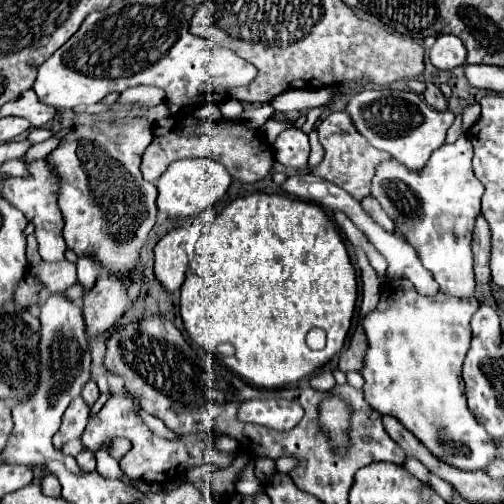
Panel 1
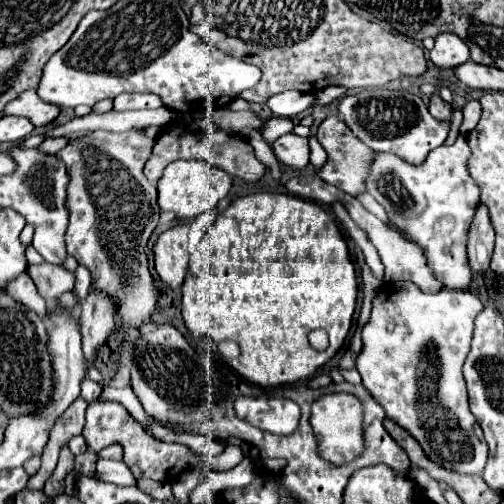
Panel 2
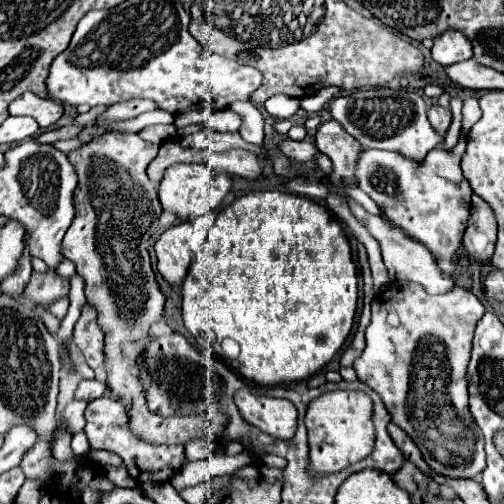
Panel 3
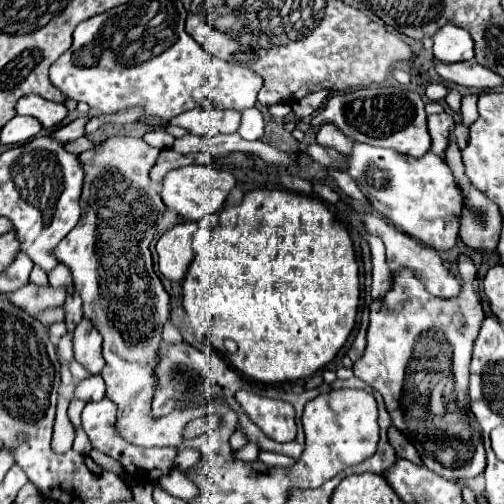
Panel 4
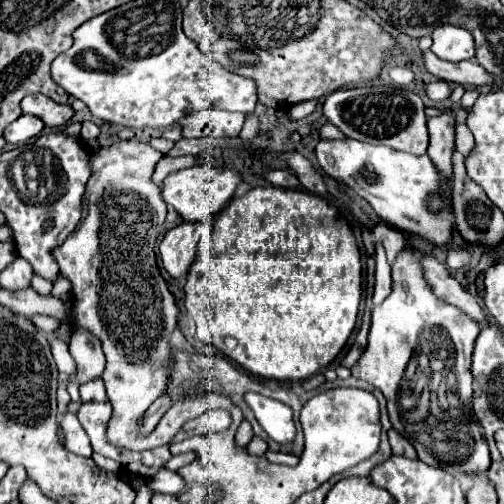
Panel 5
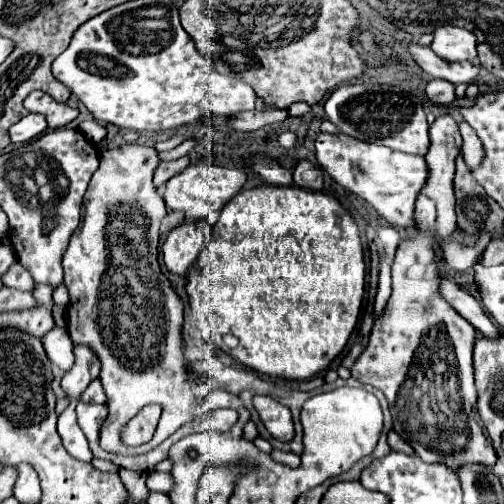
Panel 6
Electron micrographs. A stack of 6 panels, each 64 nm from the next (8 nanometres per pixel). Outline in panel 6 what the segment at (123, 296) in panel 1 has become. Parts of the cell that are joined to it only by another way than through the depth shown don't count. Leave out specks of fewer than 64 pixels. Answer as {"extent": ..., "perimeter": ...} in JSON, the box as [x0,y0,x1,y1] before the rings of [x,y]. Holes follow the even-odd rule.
{"extent":[60,346,100,400],"perimeter":[[[74,346],[74,354],[76,362],[60,382],[68,400],[78,400],[84,388],[88,388],[88,384],[100,374],[100,360],[96,360],[94,352],[88,352],[84,346]]]}

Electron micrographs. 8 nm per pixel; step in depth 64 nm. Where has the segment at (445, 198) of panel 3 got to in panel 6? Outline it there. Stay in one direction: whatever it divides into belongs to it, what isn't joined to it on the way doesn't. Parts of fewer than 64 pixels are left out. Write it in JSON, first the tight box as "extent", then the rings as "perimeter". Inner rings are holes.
{"extent":[316,132,428,228],"perimeter":[[[320,132],[316,138],[316,158],[322,168],[346,190],[364,198],[376,212],[396,228],[414,228],[414,202],[428,178],[424,158],[394,152],[386,146],[356,140],[344,134]]]}

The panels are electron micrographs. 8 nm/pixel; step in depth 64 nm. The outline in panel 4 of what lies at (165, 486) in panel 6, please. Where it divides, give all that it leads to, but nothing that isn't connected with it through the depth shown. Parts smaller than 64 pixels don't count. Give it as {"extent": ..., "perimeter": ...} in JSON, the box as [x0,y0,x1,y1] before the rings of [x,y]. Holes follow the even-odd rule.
{"extent":[158,469,198,500],"perimeter":[[[173,469],[168,476],[162,476],[158,480],[158,486],[166,488],[166,492],[170,492],[173,496],[178,498],[184,498],[184,500],[190,500],[194,498],[198,492],[196,492],[196,484],[188,480],[188,476],[184,476],[178,469]]]}

